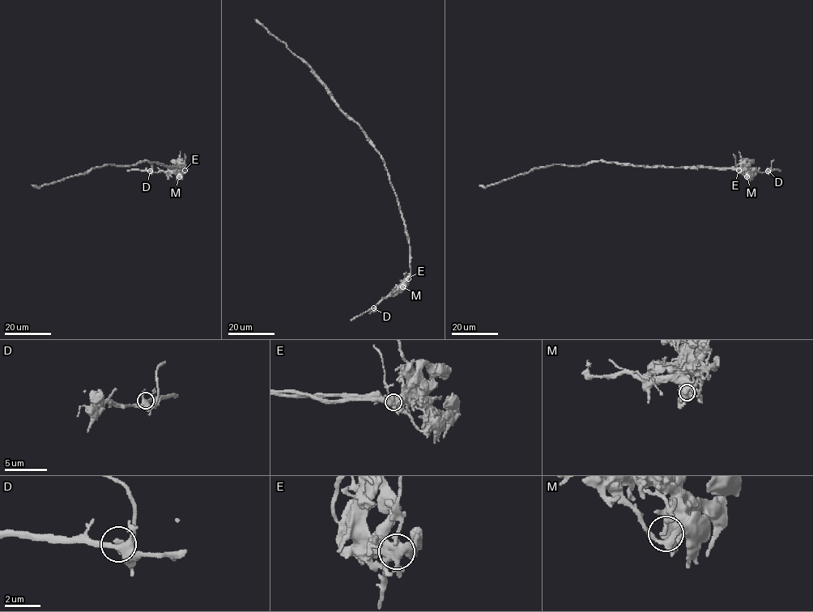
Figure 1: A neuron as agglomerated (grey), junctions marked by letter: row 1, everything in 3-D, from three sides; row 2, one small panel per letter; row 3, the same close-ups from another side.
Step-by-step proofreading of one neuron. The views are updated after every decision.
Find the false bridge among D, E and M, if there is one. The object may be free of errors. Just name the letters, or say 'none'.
E

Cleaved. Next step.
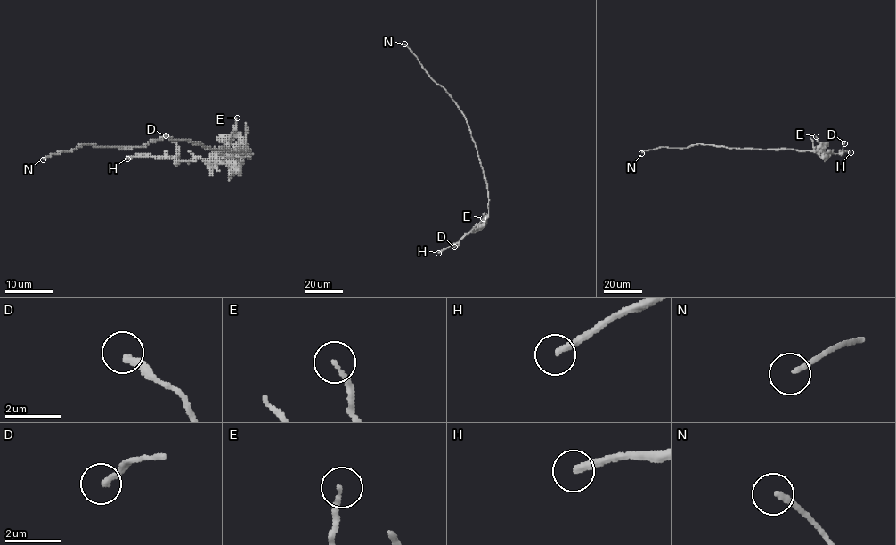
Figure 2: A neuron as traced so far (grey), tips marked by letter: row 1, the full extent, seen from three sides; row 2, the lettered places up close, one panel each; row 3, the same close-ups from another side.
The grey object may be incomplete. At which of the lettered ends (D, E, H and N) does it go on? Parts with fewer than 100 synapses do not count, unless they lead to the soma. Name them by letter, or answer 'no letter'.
H

